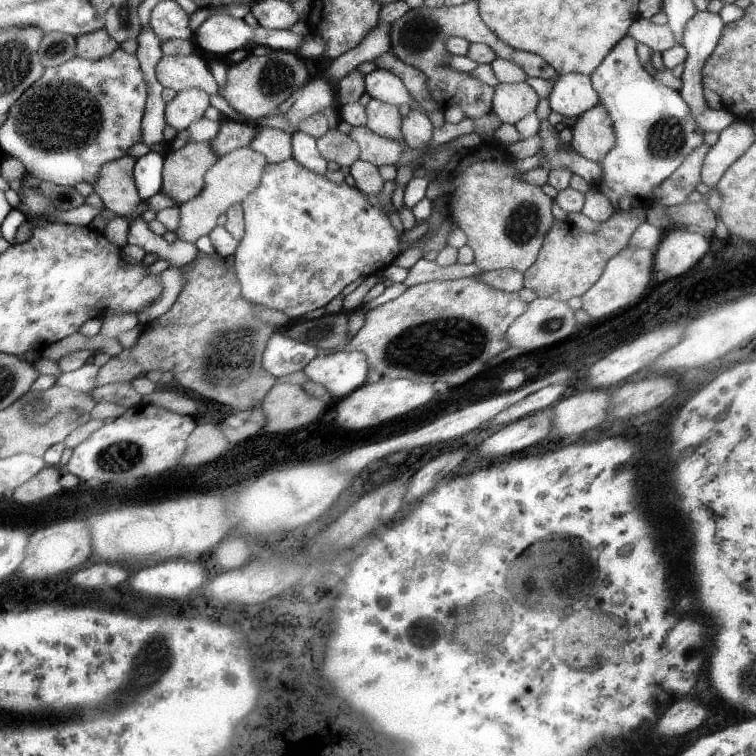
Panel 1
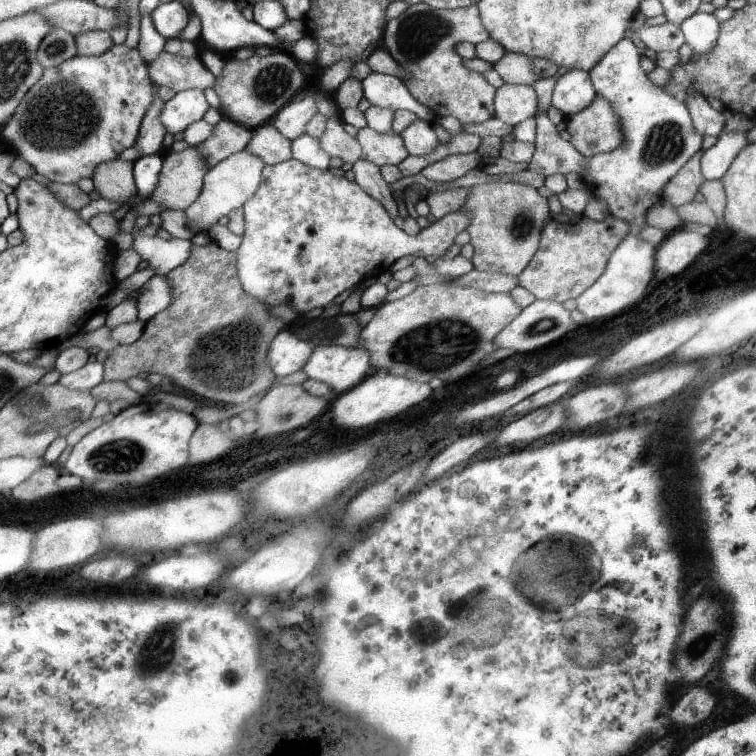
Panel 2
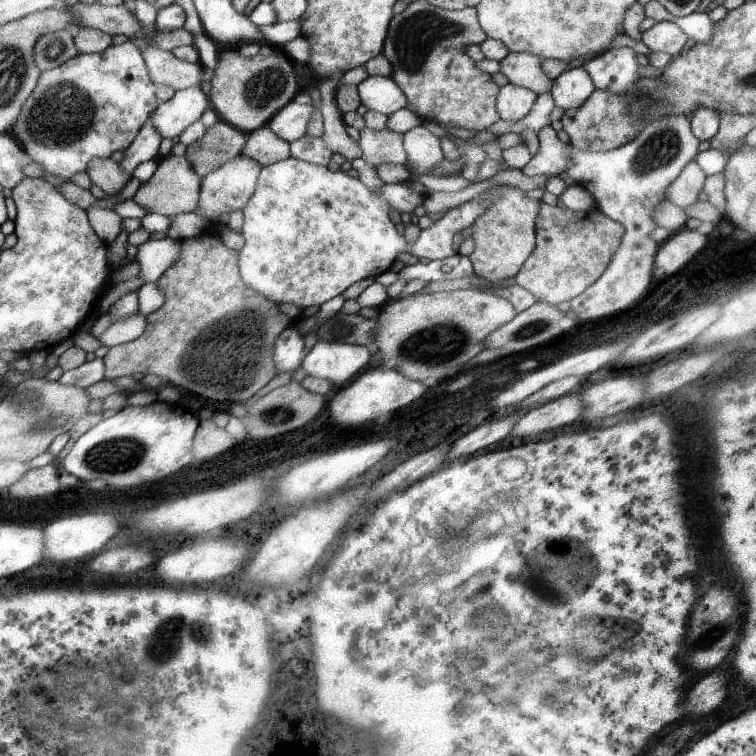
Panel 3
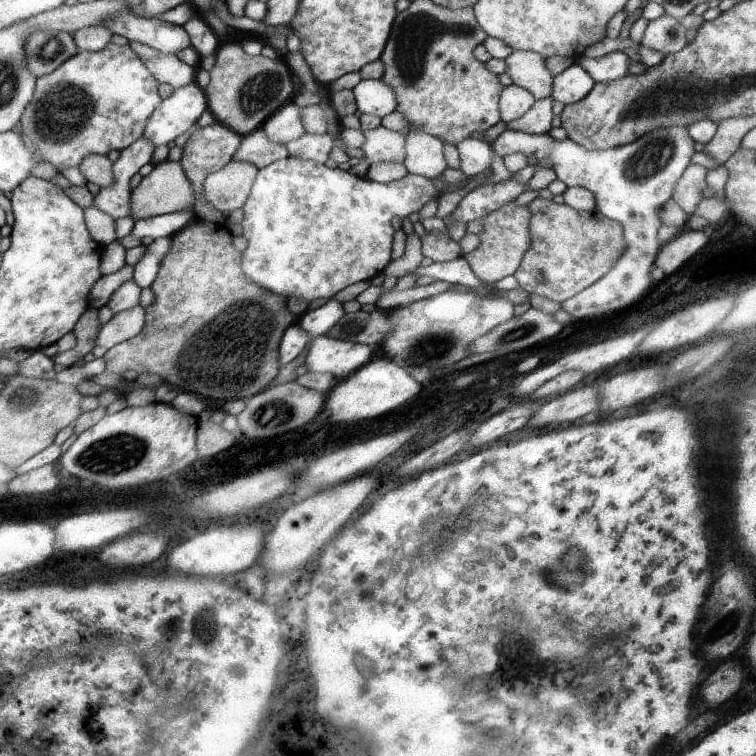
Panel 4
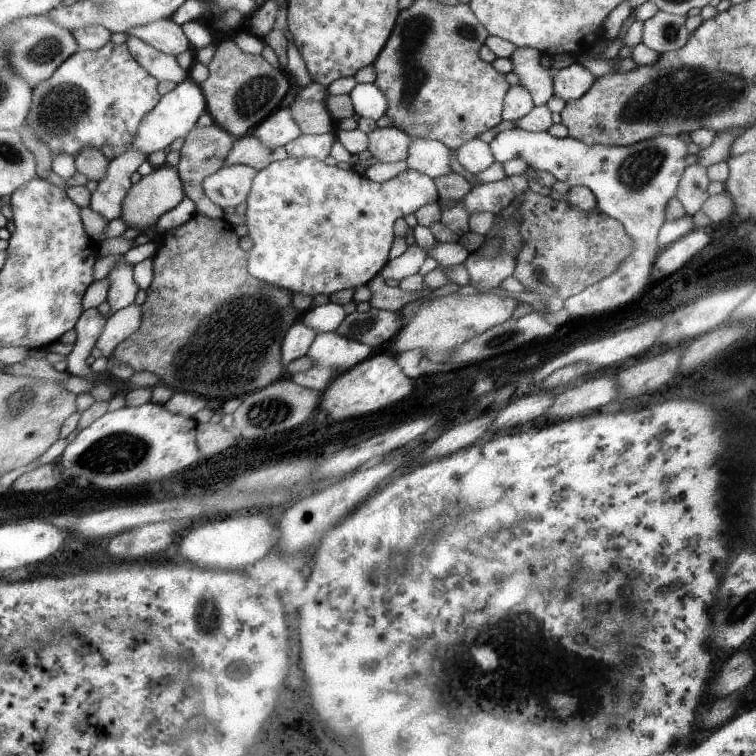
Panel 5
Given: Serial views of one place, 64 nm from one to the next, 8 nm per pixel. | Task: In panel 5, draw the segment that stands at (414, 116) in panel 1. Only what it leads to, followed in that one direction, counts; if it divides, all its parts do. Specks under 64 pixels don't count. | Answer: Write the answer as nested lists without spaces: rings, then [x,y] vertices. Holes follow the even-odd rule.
[[[413,138],[406,164],[408,169],[418,170],[432,179],[454,172],[450,164],[450,149],[434,139]]]

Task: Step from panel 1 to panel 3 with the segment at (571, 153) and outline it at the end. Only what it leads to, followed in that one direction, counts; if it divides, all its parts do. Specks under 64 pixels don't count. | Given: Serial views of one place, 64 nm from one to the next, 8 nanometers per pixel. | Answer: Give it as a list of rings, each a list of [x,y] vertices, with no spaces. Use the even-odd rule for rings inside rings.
[[[551,124],[544,126],[544,130],[538,132],[538,152],[526,166],[520,169],[523,174],[530,177],[536,176],[536,174],[559,175],[568,166],[571,166],[572,154],[568,152],[567,144],[562,142],[556,133],[557,131],[552,128]]]

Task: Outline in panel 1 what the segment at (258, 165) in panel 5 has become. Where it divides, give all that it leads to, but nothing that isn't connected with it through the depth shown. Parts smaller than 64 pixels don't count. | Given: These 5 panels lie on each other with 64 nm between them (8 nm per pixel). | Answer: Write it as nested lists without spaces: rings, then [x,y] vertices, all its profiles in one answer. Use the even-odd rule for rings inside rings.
[[[269,127],[260,128],[249,148],[261,153],[268,163],[277,164],[293,158],[291,135]]]

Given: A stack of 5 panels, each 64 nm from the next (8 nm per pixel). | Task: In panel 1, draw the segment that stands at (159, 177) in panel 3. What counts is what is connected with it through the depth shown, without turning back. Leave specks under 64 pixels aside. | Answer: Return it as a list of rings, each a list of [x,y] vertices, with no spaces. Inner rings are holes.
[[[192,140],[180,150],[170,149],[164,156],[163,186],[160,193],[168,194],[178,206],[189,202],[205,188],[206,172],[219,157],[210,141]]]

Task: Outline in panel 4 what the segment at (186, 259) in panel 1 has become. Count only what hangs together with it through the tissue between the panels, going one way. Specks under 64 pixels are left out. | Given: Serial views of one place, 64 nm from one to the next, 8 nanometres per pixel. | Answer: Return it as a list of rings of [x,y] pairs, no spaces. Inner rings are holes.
[[[170,235],[167,237],[158,237],[153,242],[146,245],[146,252],[144,256],[140,258],[140,261],[134,266],[134,274],[132,276],[134,282],[141,288],[148,288],[160,266],[162,266],[162,260],[164,256],[170,252]]]

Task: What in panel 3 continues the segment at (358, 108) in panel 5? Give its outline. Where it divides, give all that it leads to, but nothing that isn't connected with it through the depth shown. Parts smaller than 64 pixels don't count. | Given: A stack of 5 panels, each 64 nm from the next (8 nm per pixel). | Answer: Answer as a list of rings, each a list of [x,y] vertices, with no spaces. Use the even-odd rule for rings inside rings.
[[[381,76],[366,77],[357,84],[360,100],[368,110],[381,112],[386,116],[408,106],[406,94],[392,78]]]

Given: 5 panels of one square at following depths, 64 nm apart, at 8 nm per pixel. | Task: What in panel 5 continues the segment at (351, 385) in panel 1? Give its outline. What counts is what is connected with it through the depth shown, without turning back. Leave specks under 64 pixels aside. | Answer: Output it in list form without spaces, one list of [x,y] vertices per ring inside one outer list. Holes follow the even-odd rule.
[[[332,330],[317,334],[307,355],[314,366],[330,366],[342,374],[371,357],[372,347]]]

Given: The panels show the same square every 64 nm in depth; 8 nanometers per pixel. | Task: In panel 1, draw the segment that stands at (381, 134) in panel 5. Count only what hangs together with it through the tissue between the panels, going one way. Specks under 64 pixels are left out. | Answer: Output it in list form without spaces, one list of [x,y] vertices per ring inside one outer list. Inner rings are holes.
[[[351,127],[348,136],[359,145],[359,160],[374,164],[376,167],[381,165],[394,165],[406,148],[394,140],[387,140],[367,128]]]

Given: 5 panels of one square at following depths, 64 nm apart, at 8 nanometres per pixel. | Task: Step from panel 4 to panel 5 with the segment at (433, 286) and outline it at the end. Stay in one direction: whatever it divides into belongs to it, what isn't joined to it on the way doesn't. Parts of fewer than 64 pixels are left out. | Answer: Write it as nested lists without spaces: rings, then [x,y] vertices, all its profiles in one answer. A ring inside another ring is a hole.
[[[376,276],[371,281],[367,282],[372,298],[368,300],[368,304],[375,309],[382,309],[385,311],[400,312],[408,302],[415,301],[422,298],[424,294],[431,294],[431,290],[424,290],[418,294],[410,294],[400,290],[400,287],[389,287],[384,283],[385,278]]]

